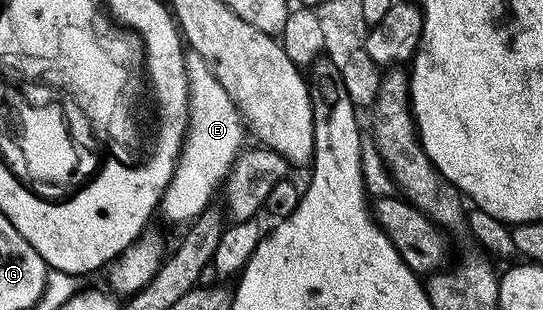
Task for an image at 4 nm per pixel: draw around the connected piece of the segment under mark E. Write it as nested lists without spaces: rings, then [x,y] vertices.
[[[189,53],[186,57],[186,68],[190,88],[188,139],[184,141],[184,150],[180,153],[180,163],[172,185],[164,194],[162,214],[172,222],[191,224],[208,211],[215,203],[212,202],[215,198],[217,201],[232,166],[245,149],[246,123],[243,114],[236,107],[236,102],[230,100],[230,92],[222,88],[218,76],[214,76],[202,56]]]

